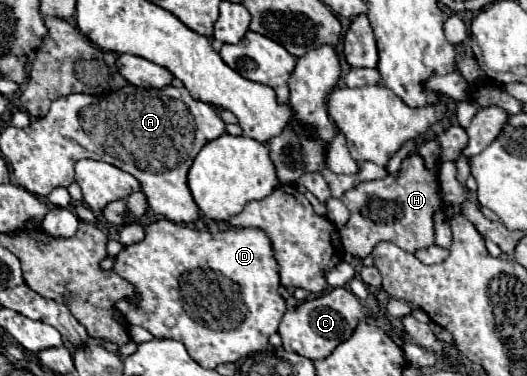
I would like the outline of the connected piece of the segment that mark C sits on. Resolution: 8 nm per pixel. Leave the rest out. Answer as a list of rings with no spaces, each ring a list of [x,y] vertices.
[[[334,288],[332,292],[326,292],[312,300],[304,300],[296,308],[288,310],[280,320],[278,334],[286,350],[310,360],[320,360],[330,356],[338,344],[348,340],[362,318],[376,320],[376,316],[366,306],[362,306],[360,300],[348,288]]]

